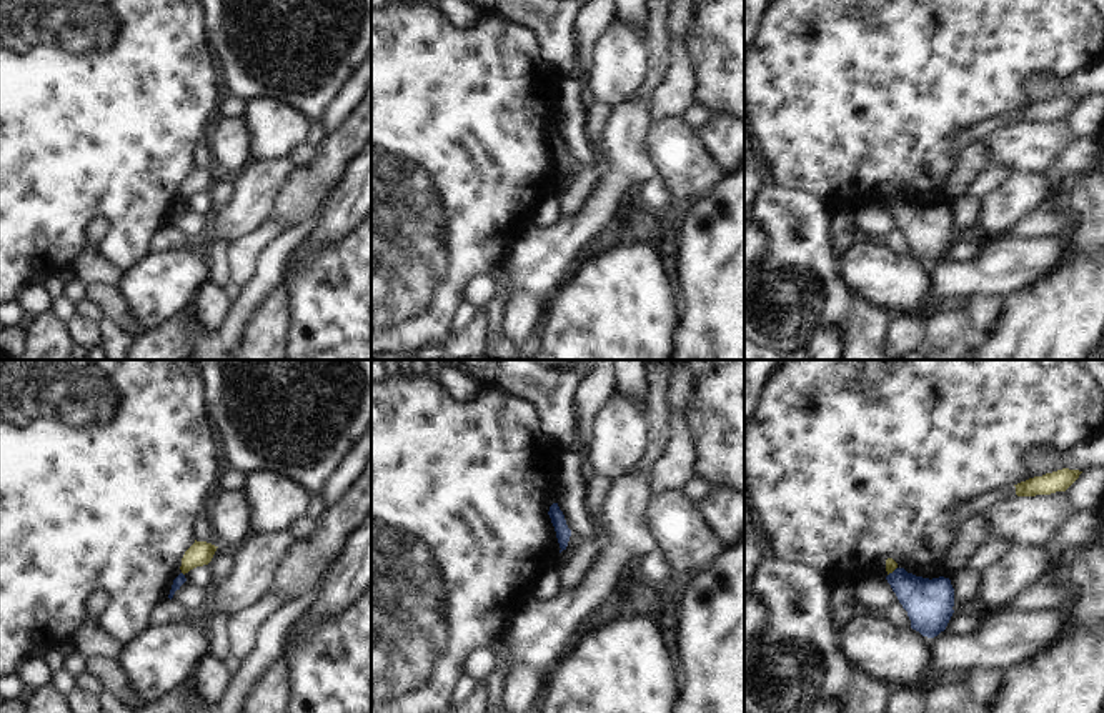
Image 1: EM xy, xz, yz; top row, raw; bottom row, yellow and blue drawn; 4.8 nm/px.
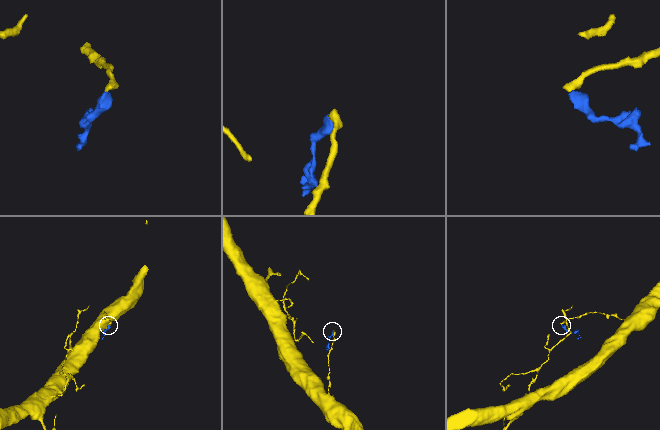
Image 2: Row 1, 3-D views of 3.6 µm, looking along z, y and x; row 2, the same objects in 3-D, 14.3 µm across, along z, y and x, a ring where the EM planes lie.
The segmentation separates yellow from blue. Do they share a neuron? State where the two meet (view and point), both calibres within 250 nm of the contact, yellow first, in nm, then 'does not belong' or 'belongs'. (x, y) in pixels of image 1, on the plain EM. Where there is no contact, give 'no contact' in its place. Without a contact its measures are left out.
yz (891, 199) | 60/220 nm | does not belong

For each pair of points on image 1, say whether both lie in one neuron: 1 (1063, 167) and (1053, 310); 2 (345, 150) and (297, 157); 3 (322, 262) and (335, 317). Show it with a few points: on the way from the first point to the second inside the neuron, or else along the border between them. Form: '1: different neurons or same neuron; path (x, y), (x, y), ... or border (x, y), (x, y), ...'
1: different neurons; border (1086, 174), (1059, 177)
2: different neurons; border (318, 150), (310, 164), (298, 169)
3: same neuron; path (322, 275), (322, 282), (335, 295), (335, 304)

